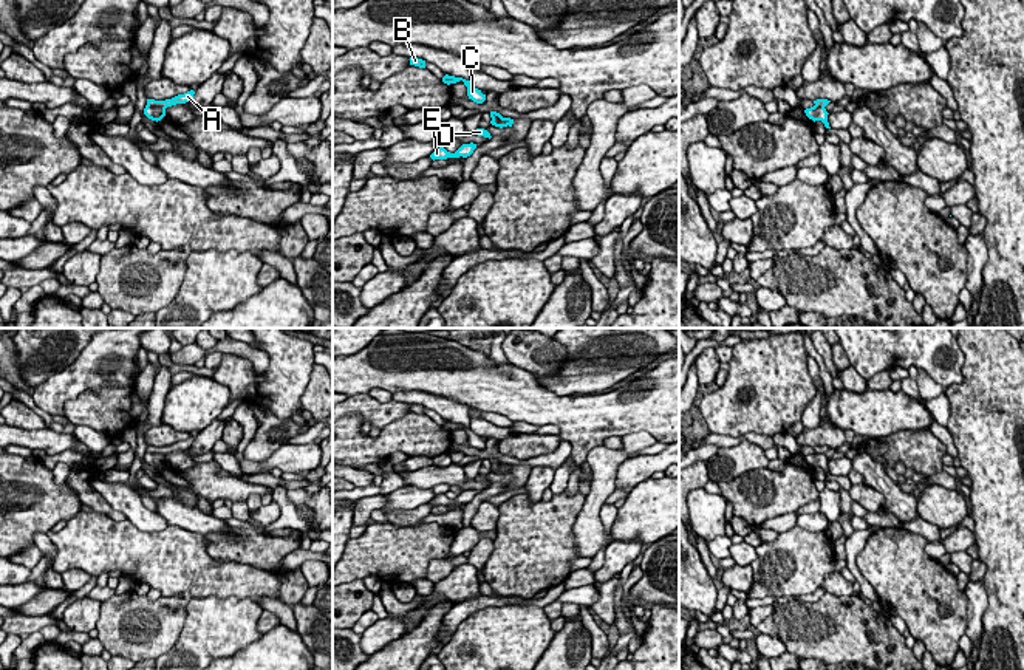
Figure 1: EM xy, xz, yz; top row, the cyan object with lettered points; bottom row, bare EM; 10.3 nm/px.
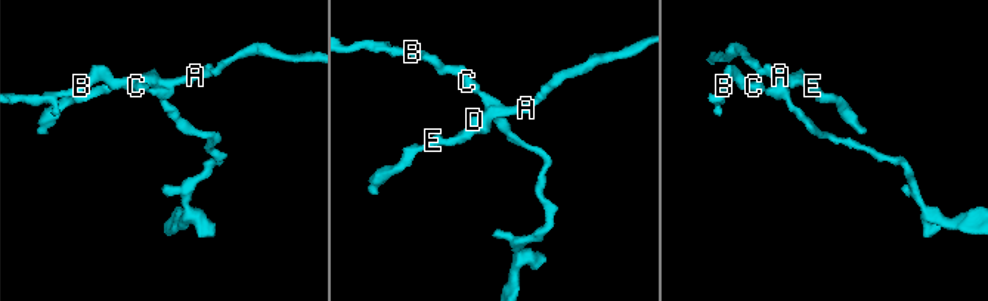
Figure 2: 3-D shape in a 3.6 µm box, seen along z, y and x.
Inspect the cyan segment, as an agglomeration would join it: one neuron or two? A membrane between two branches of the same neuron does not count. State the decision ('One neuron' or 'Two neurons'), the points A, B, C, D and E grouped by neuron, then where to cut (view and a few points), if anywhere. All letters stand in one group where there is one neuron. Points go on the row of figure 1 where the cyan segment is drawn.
Two neurons. Groups: A D E / B C. Split along xy (147, 104), (164, 109)

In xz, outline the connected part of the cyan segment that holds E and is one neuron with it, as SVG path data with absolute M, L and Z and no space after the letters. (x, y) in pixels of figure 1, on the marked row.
M470 142L470 144L463 144L455 153L447 152L444 147L436 149L430 158L435 159L447 159L447 158L467 158L473 153L473 150L476 149L476 144Z

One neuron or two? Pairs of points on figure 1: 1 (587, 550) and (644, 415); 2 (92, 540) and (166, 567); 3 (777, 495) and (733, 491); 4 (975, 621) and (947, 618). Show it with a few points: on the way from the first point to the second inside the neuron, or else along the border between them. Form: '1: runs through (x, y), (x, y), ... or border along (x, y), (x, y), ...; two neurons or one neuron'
1: border along (621, 437), (630, 432), (647, 430), (658, 441); two neurons
2: runs through (110, 545), (122, 546), (147, 557); one neuron
3: runs through (766, 494), (744, 494); one neuron
4: border along (964, 591), (967, 598), (965, 633); two neurons

